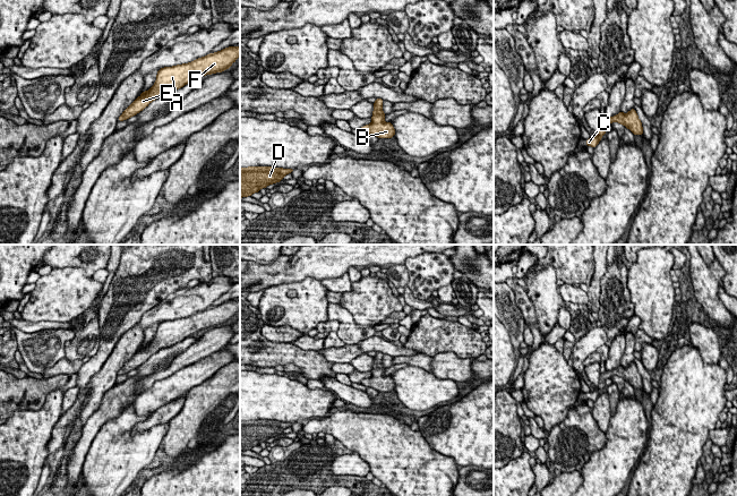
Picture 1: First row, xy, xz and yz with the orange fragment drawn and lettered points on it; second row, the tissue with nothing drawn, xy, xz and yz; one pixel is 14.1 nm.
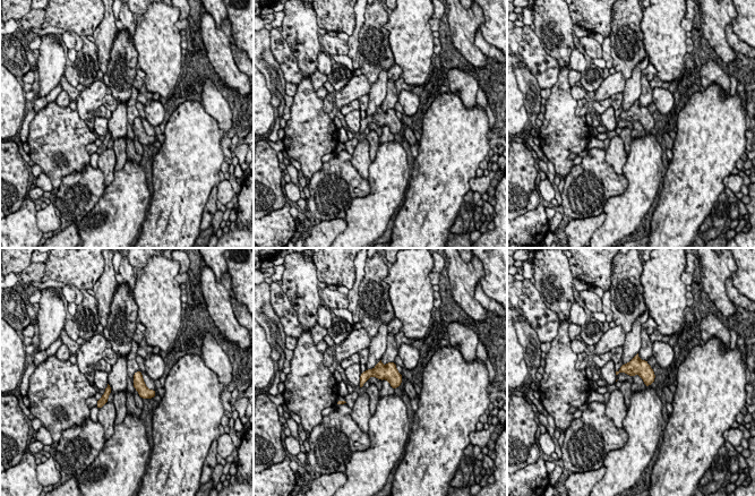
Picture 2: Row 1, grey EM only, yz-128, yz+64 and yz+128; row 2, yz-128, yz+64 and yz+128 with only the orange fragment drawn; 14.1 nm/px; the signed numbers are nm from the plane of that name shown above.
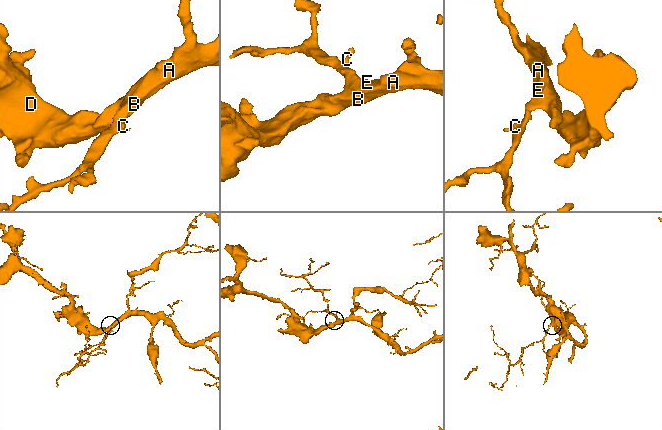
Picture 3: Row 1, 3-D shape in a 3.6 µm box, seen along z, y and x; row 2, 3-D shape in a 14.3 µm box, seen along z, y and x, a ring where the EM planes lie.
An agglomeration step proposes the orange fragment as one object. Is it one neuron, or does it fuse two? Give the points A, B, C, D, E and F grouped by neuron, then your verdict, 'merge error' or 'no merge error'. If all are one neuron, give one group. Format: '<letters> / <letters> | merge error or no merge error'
A B C D E F | no merge error

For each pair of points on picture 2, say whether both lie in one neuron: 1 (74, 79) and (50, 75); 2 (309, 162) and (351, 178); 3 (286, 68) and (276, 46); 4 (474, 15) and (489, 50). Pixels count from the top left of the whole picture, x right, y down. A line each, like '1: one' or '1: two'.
1: two
2: two
3: one
4: one

